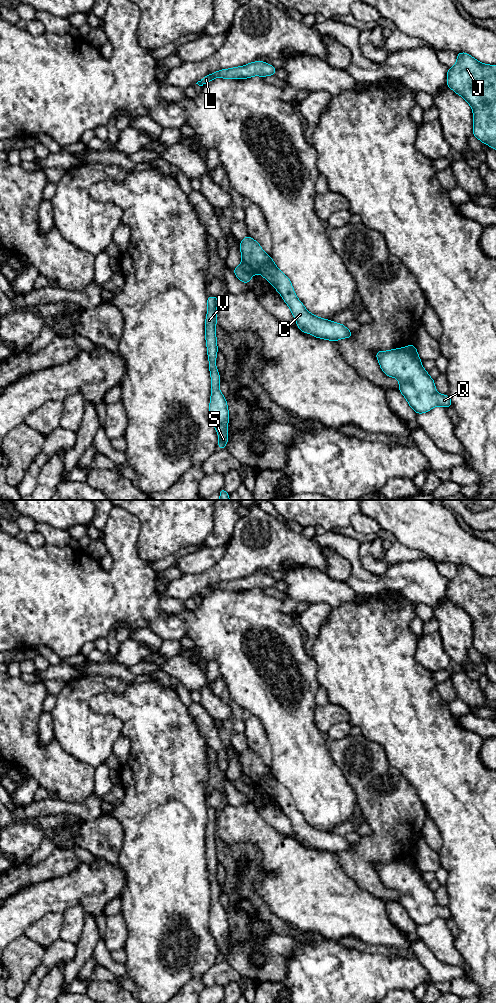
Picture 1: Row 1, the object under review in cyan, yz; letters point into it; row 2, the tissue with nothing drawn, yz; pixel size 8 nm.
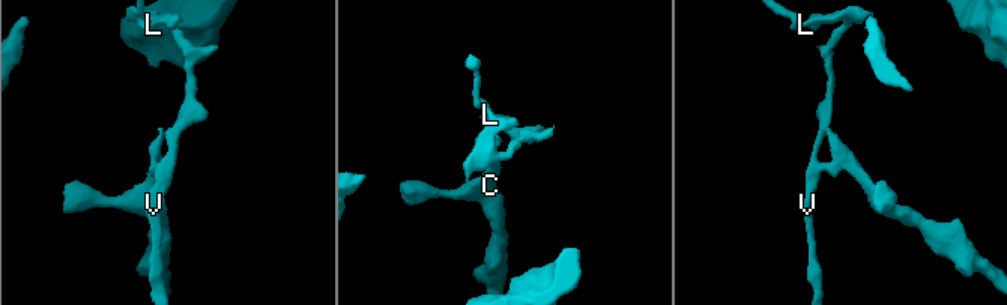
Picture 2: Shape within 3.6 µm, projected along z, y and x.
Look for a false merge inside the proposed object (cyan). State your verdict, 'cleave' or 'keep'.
cleave

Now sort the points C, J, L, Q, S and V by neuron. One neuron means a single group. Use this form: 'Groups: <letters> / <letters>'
Groups: C J Q / L S V

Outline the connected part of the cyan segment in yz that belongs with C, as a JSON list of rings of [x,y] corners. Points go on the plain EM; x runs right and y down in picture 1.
[[[247,747],[240,754],[239,759],[242,772],[249,776],[255,785],[262,787],[281,807],[301,844],[333,854],[353,848],[353,844],[344,836],[311,826],[297,810],[290,791],[278,781],[272,769],[263,763],[257,753]]]

